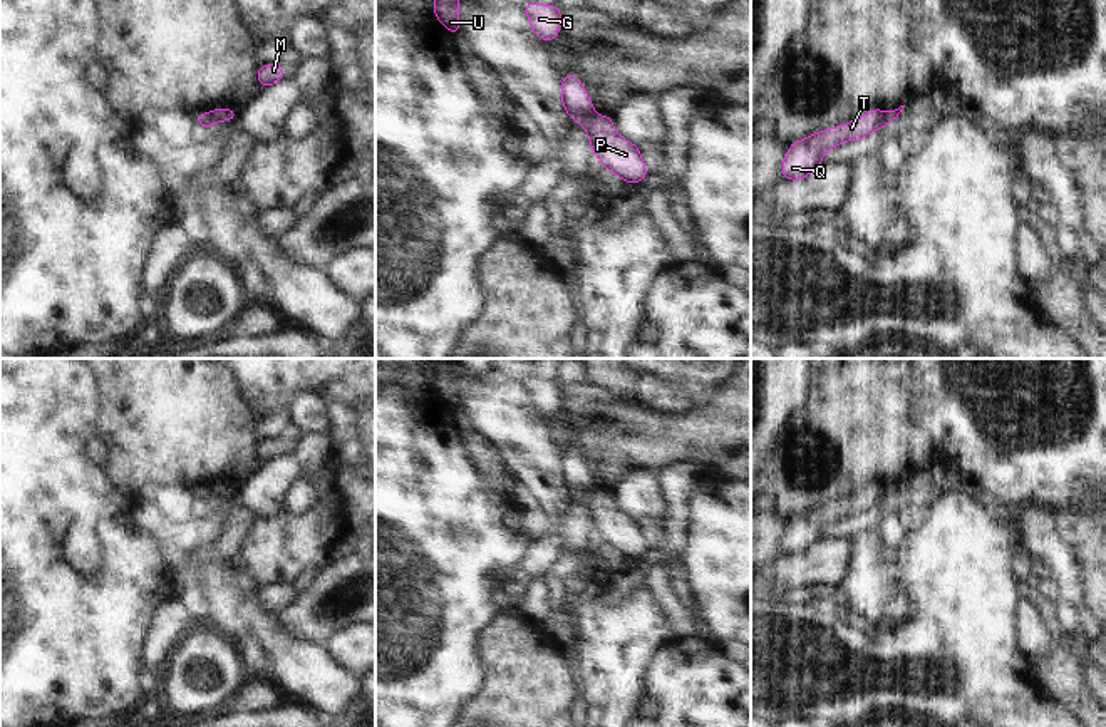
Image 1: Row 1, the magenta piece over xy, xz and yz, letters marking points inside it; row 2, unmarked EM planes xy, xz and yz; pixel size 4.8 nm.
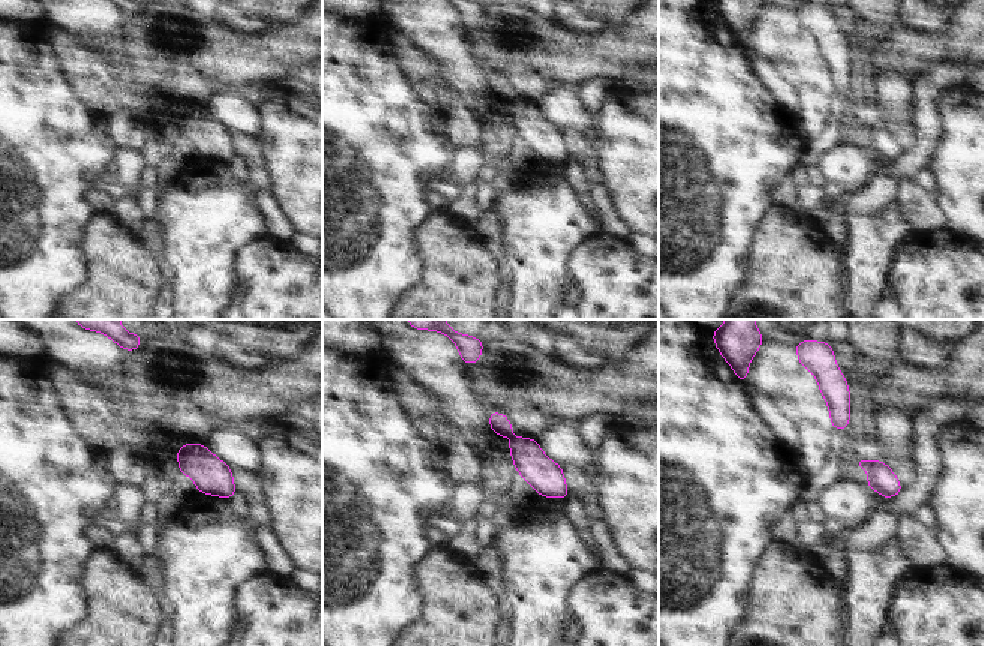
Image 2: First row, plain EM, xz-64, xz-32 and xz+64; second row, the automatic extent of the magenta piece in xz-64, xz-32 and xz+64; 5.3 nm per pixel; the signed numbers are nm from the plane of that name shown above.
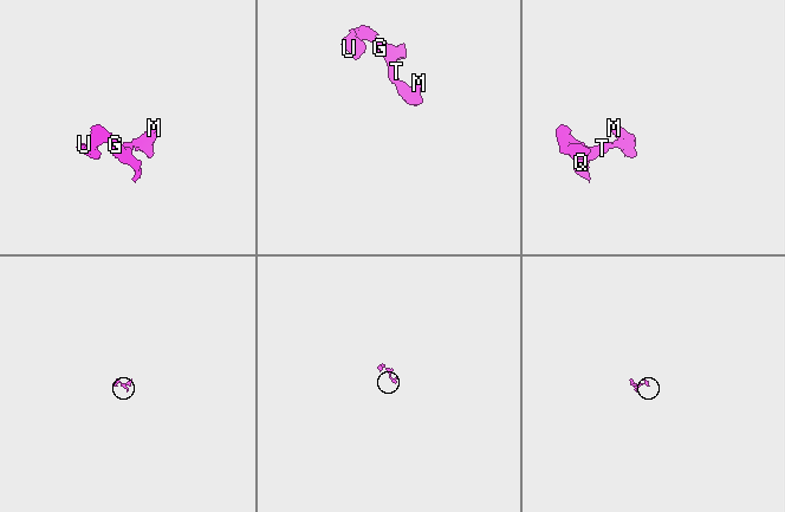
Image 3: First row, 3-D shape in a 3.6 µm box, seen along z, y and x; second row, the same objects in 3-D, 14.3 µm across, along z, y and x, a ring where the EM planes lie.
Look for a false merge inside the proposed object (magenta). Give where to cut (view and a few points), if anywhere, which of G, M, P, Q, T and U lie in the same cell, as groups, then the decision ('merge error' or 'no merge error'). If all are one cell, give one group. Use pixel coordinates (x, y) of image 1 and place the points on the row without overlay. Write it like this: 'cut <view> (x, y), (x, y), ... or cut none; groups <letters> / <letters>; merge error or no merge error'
cut xz (592, 488), (580, 496); groups G Q T U / M P; merge error

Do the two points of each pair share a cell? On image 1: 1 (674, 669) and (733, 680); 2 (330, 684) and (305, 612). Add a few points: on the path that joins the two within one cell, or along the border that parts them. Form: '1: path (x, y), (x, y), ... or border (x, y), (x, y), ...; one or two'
1: path (689, 679), (692, 682), (718, 682); one
2: border (282, 627), (290, 635), (309, 640), (322, 649); two

